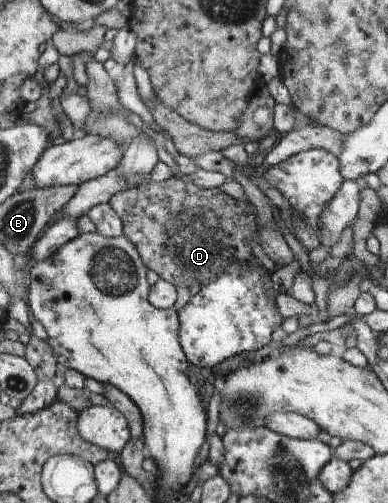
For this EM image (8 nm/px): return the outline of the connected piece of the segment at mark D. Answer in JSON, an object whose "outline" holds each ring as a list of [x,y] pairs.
{"outline":[[[171,176],[167,180],[162,180],[161,182],[148,182],[142,186],[118,192],[112,197],[109,203],[125,223],[123,233],[132,243],[135,243],[144,263],[147,264],[147,267],[158,273],[160,279],[165,279],[166,281],[173,283],[176,287],[184,285],[189,288],[192,287],[194,283],[207,285],[212,283],[212,280],[215,280],[217,276],[222,274],[230,266],[241,264],[242,271],[244,271],[244,268],[247,267],[248,263],[252,261],[252,259],[256,259],[248,245],[248,239],[256,241],[260,240],[260,225],[258,224],[258,215],[255,207],[245,197],[243,199],[234,199],[234,197],[230,197],[230,195],[227,195],[219,188],[206,189],[198,187],[192,180],[185,180],[180,176]]]}

